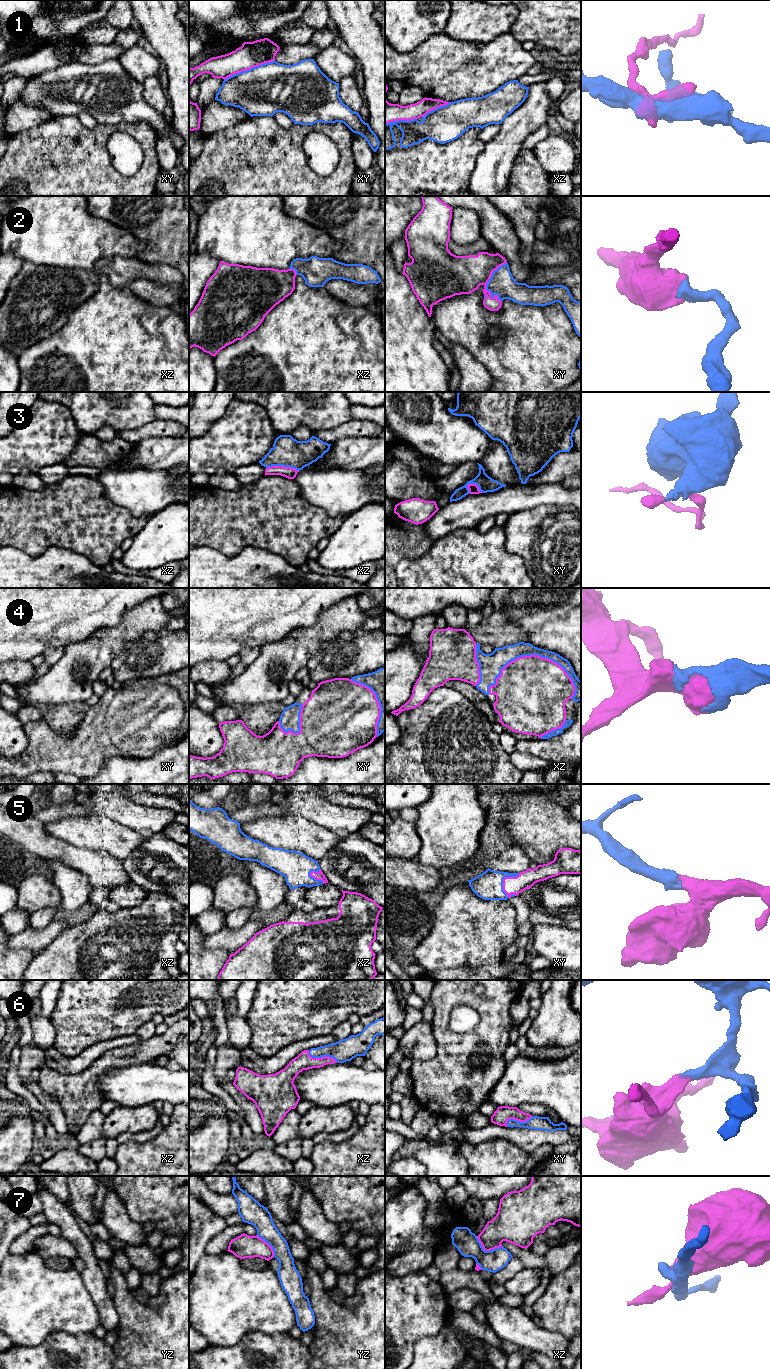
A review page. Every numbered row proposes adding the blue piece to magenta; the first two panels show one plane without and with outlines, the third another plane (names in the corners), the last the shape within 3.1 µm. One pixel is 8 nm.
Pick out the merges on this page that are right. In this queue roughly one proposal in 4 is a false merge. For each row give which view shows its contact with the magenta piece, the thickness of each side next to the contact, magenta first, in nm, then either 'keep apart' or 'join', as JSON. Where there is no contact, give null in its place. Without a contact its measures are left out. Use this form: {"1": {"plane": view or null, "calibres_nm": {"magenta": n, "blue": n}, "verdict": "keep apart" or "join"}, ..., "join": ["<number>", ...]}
{"1": {"plane": "xy", "calibres_nm": {"magenta": 200, "blue": 400}, "verdict": "keep apart"}, "2": {"plane": "xy", "calibres_nm": {"magenta": 320, "blue": 200}, "verdict": "join"}, "3": {"plane": "xz", "calibres_nm": {"magenta": 90, "blue": 240}, "verdict": "keep apart"}, "4": {"plane": "xz", "calibres_nm": {"magenta": 500, "blue": 160}, "verdict": "join"}, "5": {"plane": "xy", "calibres_nm": {"magenta": 140, "blue": 220}, "verdict": "join"}, "6": {"plane": "xz", "calibres_nm": {"magenta": 140, "blue": 180}, "verdict": "join"}, "7": {"plane": "xz", "calibres_nm": {"magenta": 240, "blue": 190}, "verdict": "keep apart"}, "join": ["2", "4", "5", "6"]}

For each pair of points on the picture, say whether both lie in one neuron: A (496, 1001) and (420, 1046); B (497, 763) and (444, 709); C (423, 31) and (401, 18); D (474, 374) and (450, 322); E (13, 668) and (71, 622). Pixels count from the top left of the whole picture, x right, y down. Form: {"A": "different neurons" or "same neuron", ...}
{"A": "different neurons", "B": "same neuron", "C": "same neuron", "D": "different neurons", "E": "different neurons"}

